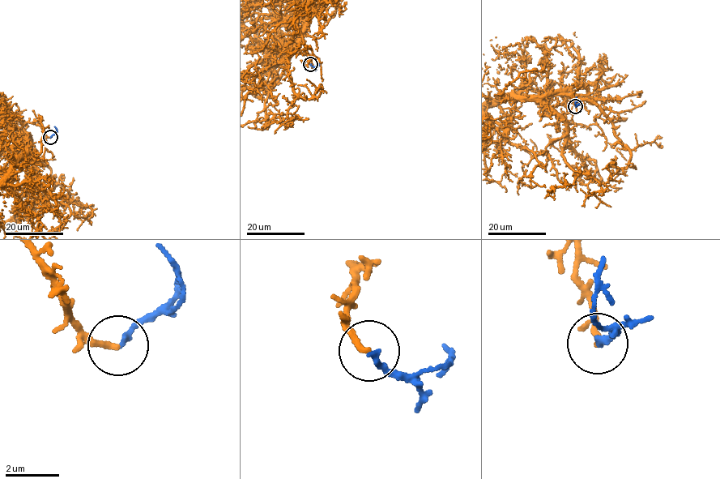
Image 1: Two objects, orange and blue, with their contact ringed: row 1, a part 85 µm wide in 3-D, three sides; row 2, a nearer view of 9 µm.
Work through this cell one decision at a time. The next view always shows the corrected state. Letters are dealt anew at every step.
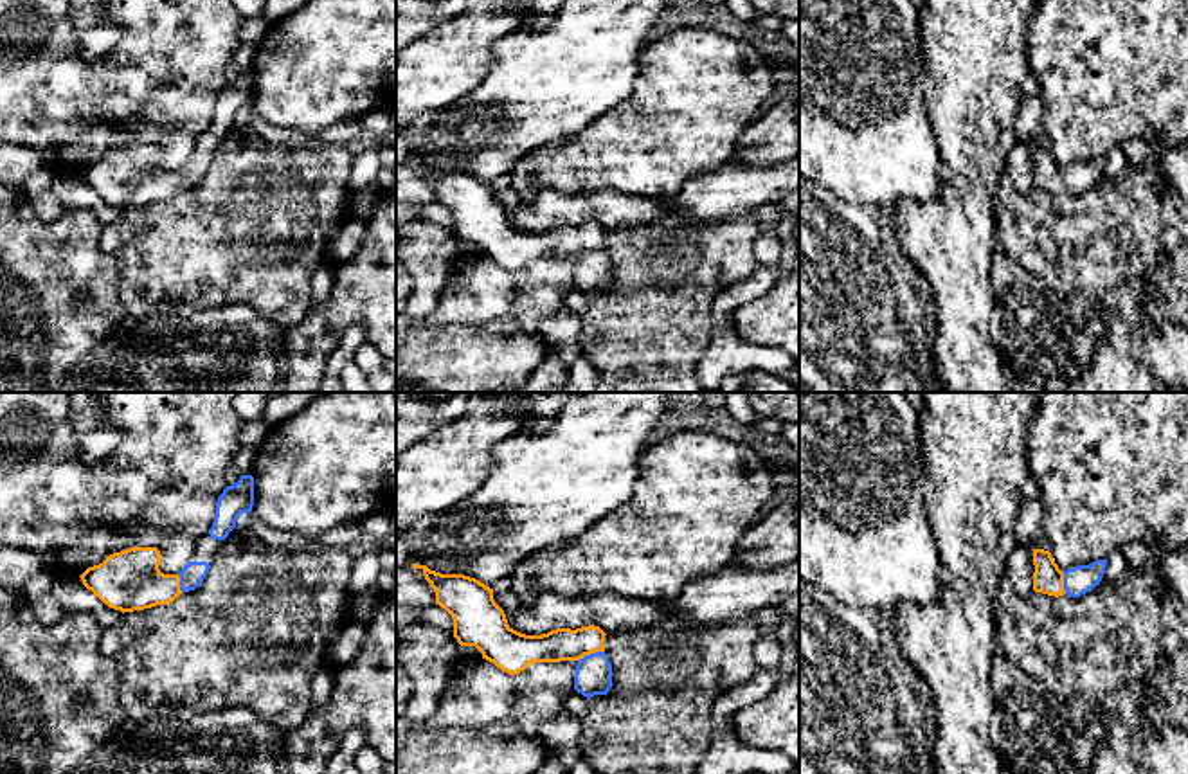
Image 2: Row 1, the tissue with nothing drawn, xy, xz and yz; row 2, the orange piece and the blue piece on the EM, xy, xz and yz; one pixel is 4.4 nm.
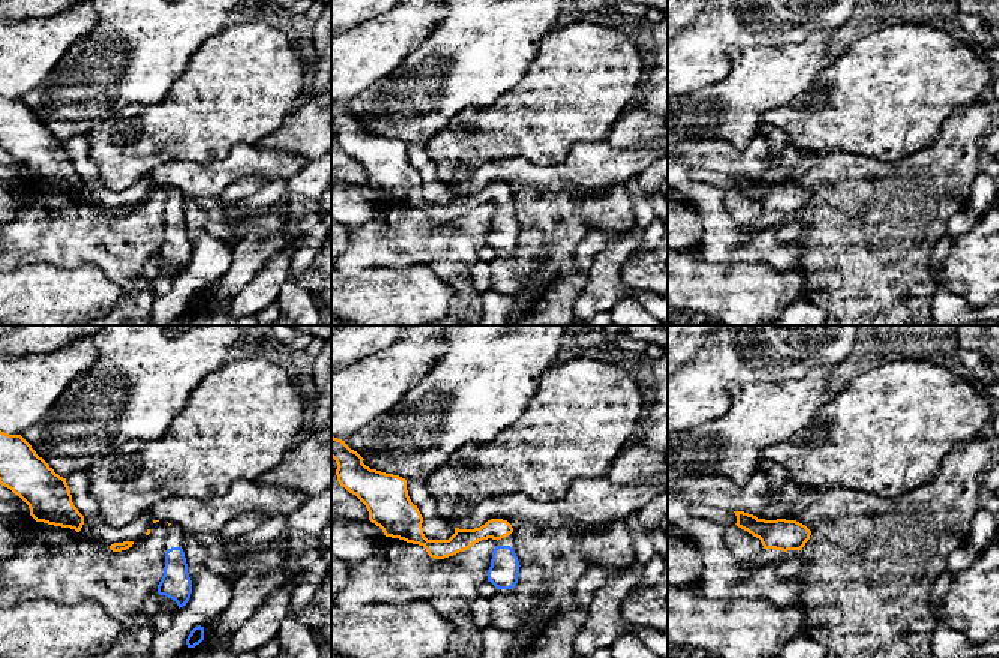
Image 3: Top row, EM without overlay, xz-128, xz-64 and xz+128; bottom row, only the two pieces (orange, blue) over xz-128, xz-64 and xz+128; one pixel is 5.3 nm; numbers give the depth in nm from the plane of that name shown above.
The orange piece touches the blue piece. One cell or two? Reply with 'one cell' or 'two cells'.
one cell

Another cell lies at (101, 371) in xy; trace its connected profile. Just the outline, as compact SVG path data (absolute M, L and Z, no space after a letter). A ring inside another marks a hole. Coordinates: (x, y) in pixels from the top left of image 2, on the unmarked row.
M131 320L121 322L113 335L106 338L95 353L90 353L77 367L74 367L74 392L151 392L135 378L133 369L137 365L126 365L110 351L117 340L130 333L130 329Z

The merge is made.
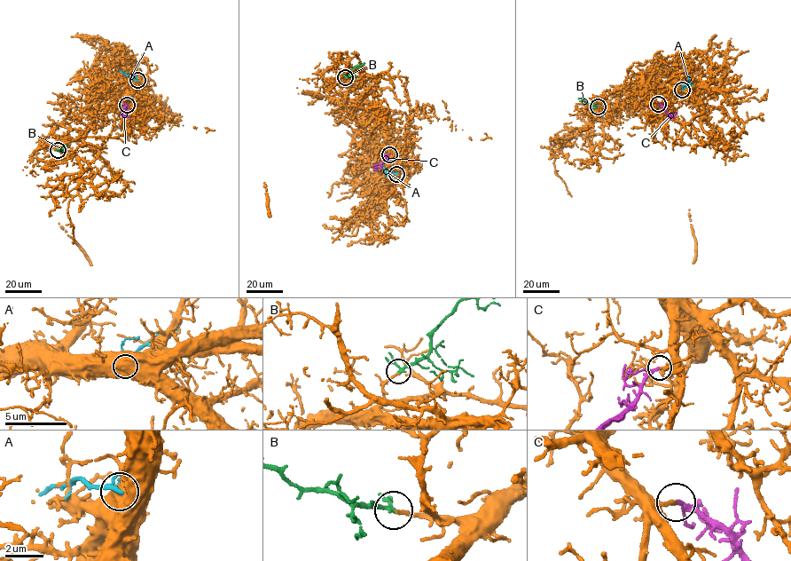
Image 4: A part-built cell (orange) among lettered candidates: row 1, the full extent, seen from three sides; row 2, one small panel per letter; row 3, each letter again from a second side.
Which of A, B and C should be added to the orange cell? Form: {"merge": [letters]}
{"merge": ["B", "C"]}

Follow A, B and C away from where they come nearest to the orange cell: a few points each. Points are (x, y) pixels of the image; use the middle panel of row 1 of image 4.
A: (397, 174), (387, 174), (383, 167)
B: (345, 77), (354, 67), (364, 62)
C: (389, 154), (373, 169)

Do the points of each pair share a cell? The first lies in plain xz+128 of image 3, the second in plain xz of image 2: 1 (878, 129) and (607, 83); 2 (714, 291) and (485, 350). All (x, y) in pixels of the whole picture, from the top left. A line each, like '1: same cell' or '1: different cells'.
1: different cells
2: same cell

